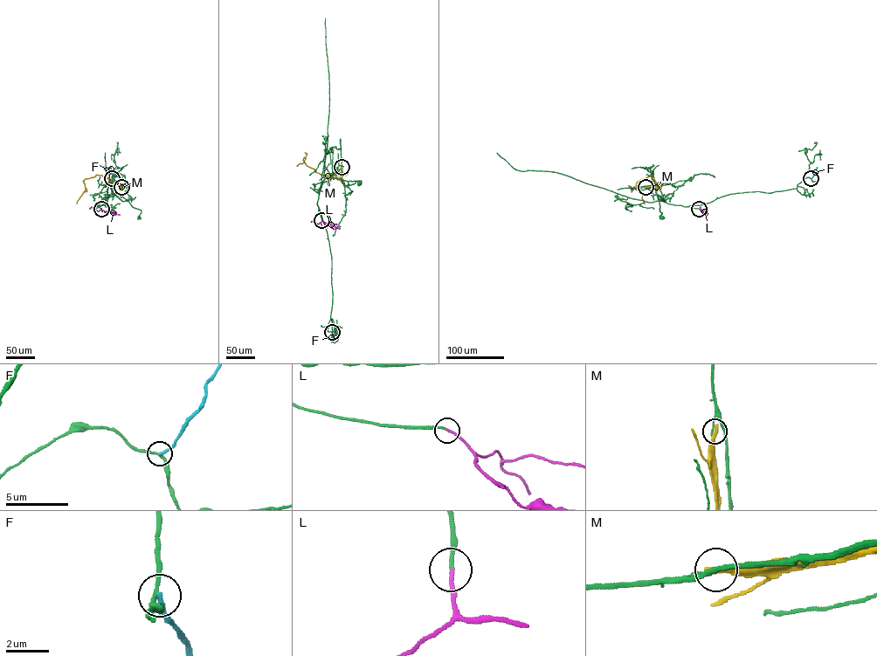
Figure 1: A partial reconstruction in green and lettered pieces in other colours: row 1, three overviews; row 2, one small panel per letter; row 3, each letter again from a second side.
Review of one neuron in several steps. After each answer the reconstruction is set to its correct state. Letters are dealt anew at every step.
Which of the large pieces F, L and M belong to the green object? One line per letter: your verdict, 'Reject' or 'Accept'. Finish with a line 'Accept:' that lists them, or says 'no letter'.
F: Reject
L: Accept
M: Reject
Accept: L

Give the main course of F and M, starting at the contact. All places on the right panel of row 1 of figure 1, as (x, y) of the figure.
F: (811, 178), (817, 167)
M: (645, 187), (657, 188), (653, 175), (636, 184), (645, 203)

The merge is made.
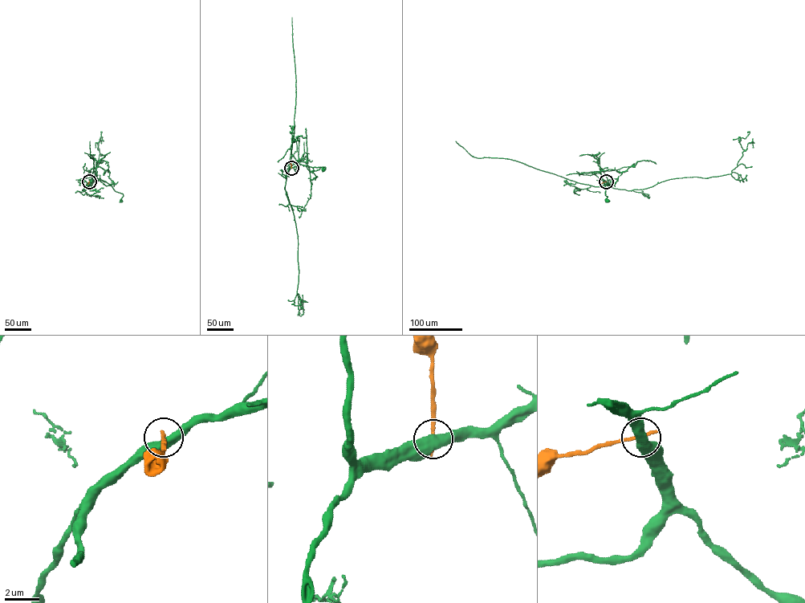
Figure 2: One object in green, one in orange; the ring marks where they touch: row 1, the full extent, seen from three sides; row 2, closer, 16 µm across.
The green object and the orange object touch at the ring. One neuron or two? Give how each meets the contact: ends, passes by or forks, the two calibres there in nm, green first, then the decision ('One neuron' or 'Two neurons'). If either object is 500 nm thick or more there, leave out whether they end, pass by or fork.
Thickness 500 nm (green) against 240 nm. Two neurons

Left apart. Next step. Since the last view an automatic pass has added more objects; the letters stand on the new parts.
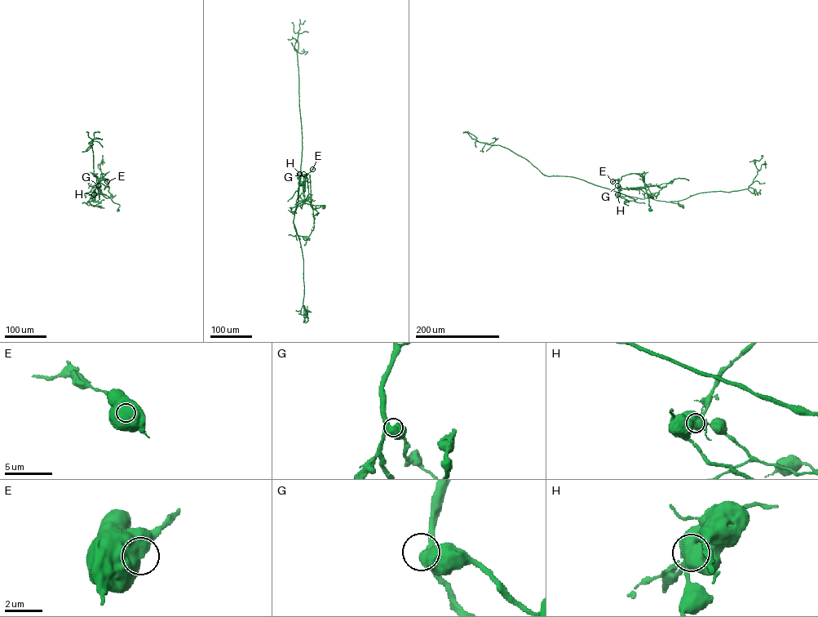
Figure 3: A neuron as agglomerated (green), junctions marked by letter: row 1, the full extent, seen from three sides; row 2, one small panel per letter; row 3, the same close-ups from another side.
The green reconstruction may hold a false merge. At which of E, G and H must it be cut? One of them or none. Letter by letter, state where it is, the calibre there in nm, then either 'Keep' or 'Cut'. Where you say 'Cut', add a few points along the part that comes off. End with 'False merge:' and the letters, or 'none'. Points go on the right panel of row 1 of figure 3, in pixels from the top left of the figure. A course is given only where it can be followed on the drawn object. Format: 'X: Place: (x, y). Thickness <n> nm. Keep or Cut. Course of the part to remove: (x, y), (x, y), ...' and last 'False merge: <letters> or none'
E: Place: (612, 181). Thickness 650 nm. Keep
G: Place: (617, 185). Thickness 440 nm. Keep
H: Place: (617, 194). Thickness 650 nm. Keep
False merge: none

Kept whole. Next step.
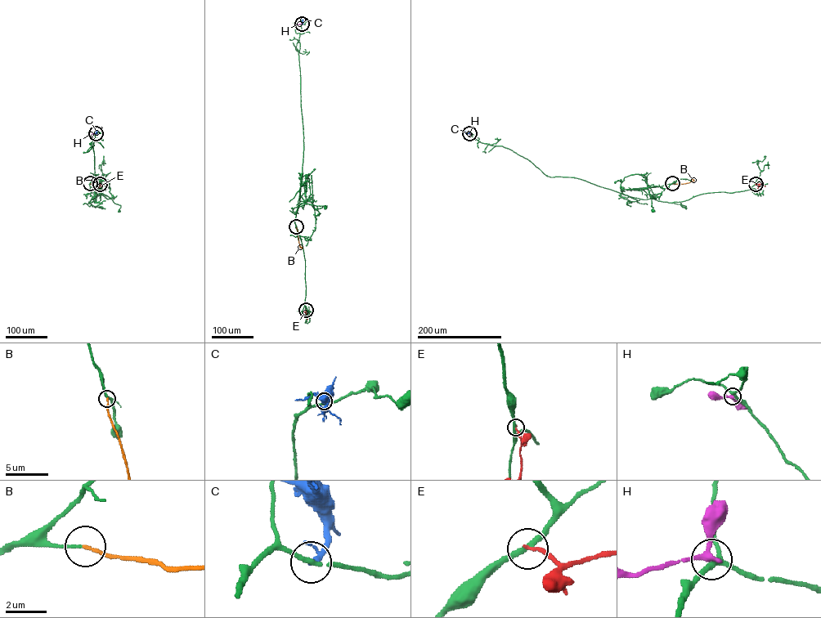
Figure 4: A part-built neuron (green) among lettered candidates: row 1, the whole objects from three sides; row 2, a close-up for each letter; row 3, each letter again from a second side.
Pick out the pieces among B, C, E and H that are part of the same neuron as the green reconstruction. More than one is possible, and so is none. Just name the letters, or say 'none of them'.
B

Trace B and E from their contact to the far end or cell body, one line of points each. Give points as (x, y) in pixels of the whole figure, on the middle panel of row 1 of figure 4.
B: (296, 226), (302, 248), (299, 246)
E: (306, 310), (307, 320)

